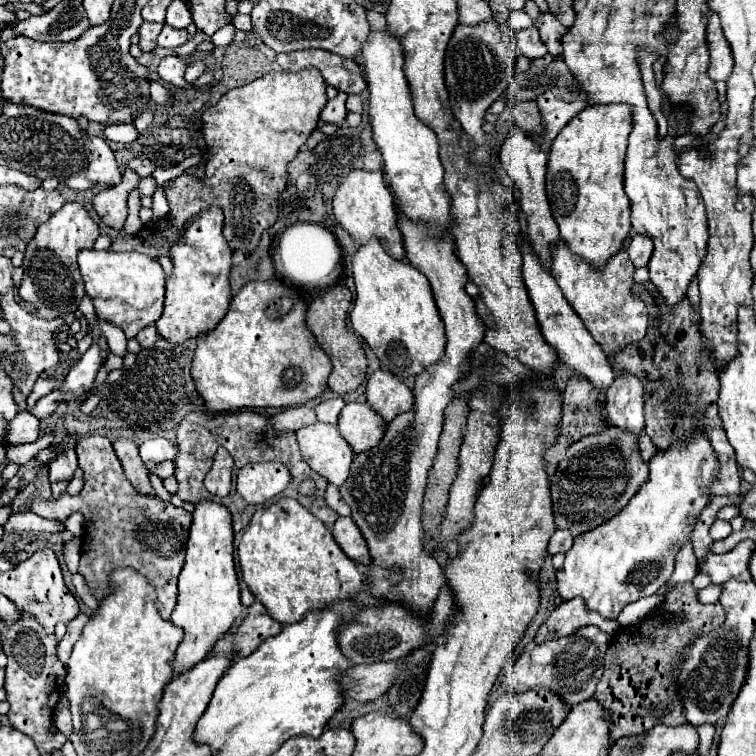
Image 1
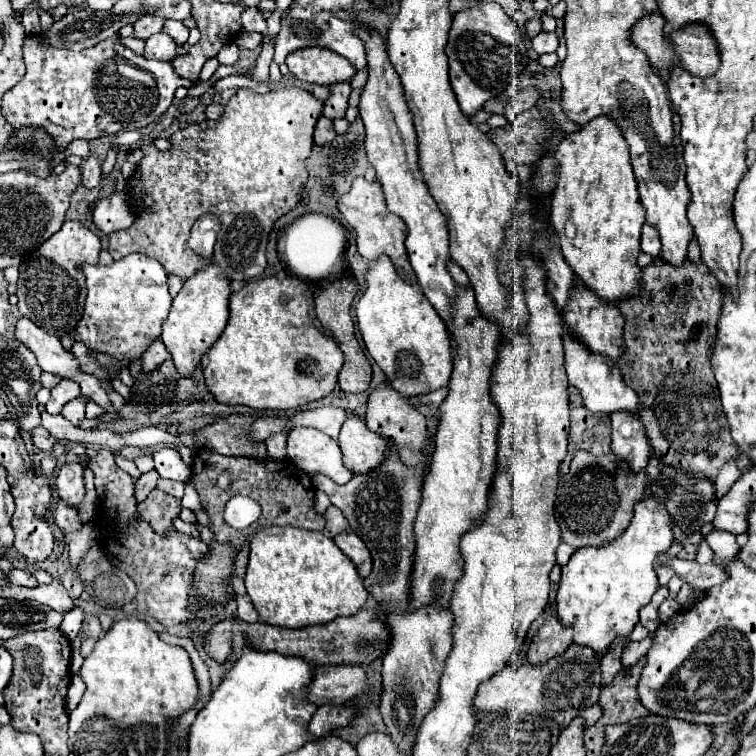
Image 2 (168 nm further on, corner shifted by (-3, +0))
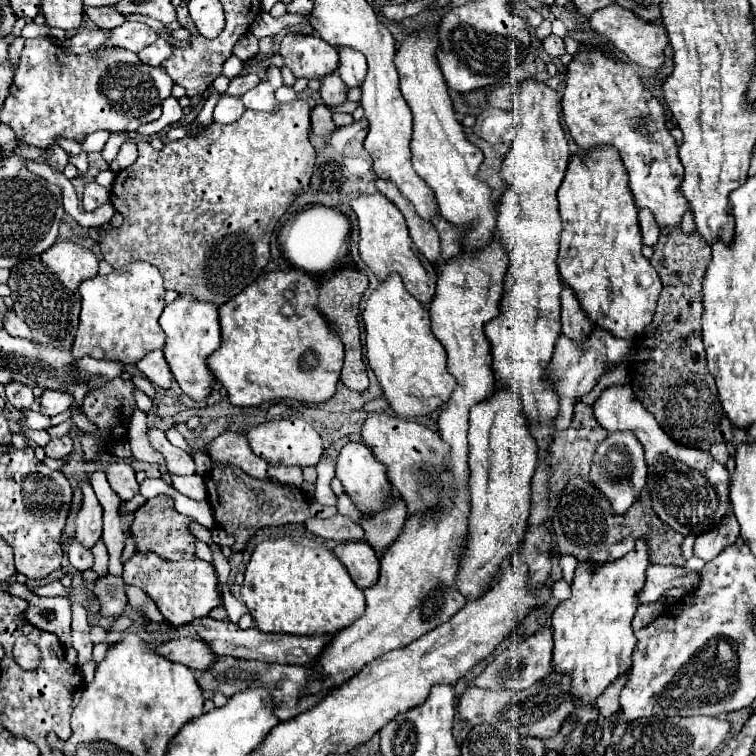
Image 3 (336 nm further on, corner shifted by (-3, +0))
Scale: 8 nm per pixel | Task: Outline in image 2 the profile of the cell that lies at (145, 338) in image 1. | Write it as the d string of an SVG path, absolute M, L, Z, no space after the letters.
M159 338L153 340L151 346L149 346L149 348L145 350L145 354L143 354L143 370L145 370L145 372L155 370L167 356L169 356L169 352L167 352L165 344L163 344Z

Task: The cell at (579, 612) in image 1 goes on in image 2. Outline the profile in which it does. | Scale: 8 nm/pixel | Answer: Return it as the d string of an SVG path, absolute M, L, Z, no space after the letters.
M549 618L533 636L527 652L527 660L531 664L549 660L551 656L557 656L559 652L567 650L571 640L573 640L571 626L565 626L559 618Z

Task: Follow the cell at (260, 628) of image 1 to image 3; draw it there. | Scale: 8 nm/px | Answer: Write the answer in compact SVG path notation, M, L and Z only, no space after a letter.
M169 640L157 644L153 652L191 670L203 670L211 666L211 660L215 660L215 654L207 648L207 644L201 644L201 640Z

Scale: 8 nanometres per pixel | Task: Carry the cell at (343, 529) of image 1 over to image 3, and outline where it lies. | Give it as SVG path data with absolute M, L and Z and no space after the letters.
M349 542L335 546L335 556L347 568L353 582L365 590L377 584L379 580L379 556L365 542Z

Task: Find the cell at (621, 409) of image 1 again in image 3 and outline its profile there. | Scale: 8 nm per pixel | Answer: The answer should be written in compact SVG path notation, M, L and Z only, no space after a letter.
M631 432L609 434L593 454L589 480L609 500L613 514L625 514L647 490L647 464L643 460L643 446L635 440L635 436L631 436Z

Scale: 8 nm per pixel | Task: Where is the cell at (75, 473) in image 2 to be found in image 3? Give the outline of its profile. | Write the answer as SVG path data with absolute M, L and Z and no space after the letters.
M83 482L81 484L83 488L83 506L75 518L75 526L77 526L77 542L81 546L85 546L87 550L91 550L97 540L101 538L101 514L103 514L103 508L101 504L97 502L97 496L91 488L91 484Z

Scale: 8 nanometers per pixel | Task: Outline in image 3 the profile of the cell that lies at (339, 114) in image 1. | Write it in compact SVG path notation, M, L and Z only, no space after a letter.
M333 72L333 74L323 78L323 82L321 82L321 100L329 108L333 108L333 106L347 100L347 86L339 78L339 72Z

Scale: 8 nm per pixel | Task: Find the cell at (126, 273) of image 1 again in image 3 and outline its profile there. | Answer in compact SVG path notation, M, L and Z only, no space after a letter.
M133 262L107 276L95 276L79 284L81 294L81 320L73 342L75 358L93 356L101 360L119 360L123 364L135 364L153 350L161 350L165 344L165 332L159 326L159 316L165 308L165 288L161 272L147 262Z

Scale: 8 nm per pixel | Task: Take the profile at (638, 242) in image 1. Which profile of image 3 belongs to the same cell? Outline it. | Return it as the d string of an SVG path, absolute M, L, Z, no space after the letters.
M639 208L639 226L641 226L643 244L653 246L659 240L659 224L655 224L655 216L651 216L647 208Z

